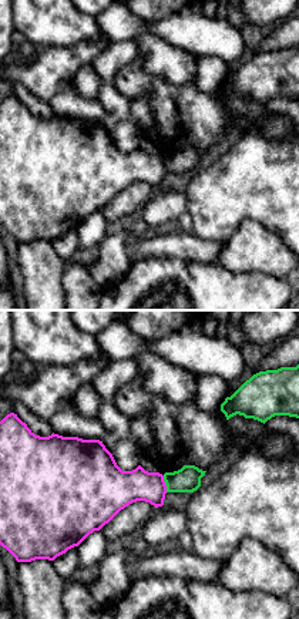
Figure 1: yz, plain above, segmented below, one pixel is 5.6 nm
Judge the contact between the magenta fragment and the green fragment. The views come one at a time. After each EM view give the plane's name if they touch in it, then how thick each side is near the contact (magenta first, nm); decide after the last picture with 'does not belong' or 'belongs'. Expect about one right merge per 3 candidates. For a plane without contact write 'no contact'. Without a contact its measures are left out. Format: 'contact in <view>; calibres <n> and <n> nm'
contact in yz; calibres 200 and 140 nm

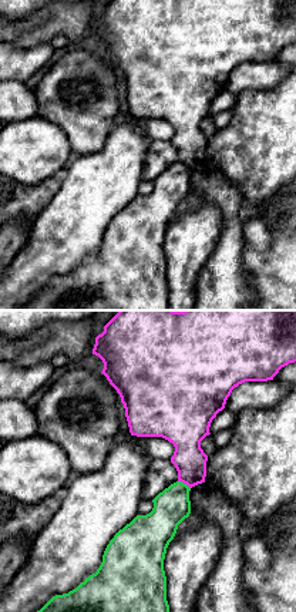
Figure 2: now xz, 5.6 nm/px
contact in xz; calibres 190 and 200 nm

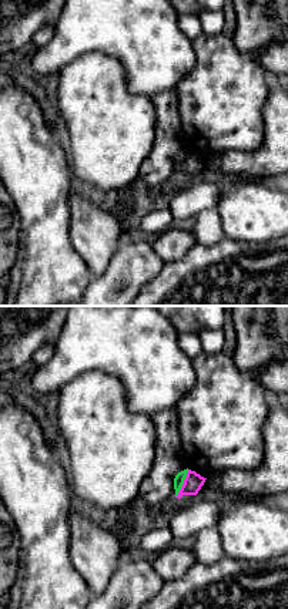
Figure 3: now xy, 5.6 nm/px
contact in xy; calibres 110 and 60 nm

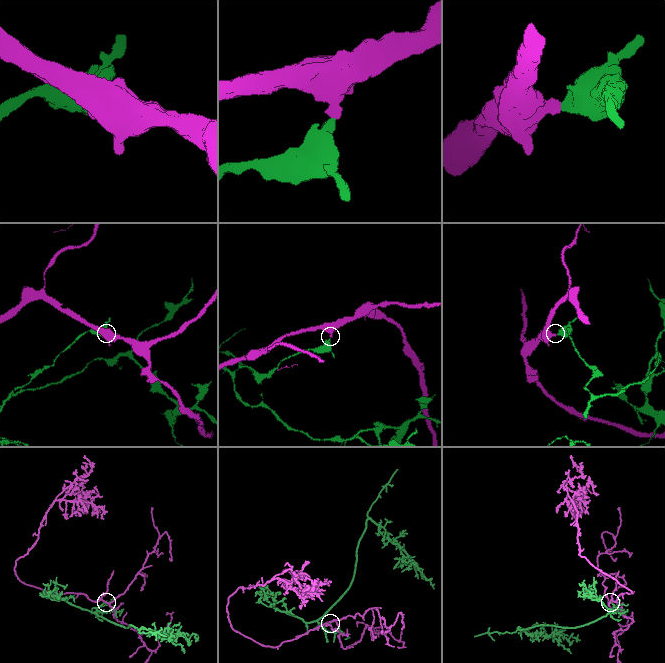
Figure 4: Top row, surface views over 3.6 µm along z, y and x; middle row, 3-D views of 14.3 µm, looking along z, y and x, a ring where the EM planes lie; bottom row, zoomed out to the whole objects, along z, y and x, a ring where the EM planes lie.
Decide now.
does not belong

